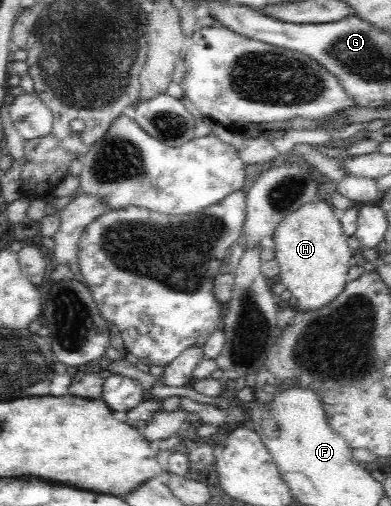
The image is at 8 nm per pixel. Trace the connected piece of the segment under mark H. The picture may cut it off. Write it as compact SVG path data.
M320 197L316 202L302 205L300 209L287 214L286 219L274 230L273 241L280 283L296 297L298 311L313 312L334 301L344 288L346 276L352 267L353 254L348 246L347 235L342 231L337 212L326 197Z

